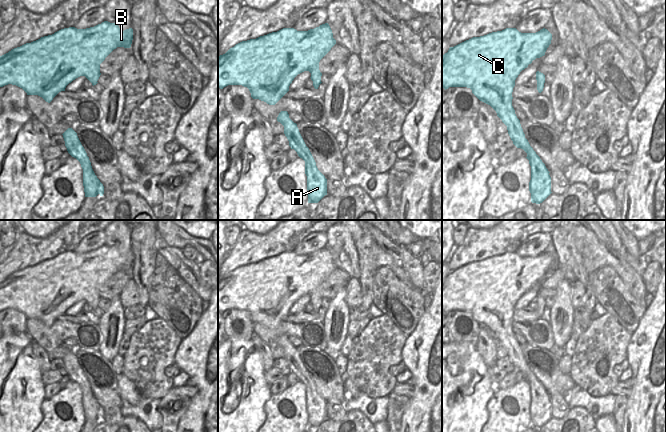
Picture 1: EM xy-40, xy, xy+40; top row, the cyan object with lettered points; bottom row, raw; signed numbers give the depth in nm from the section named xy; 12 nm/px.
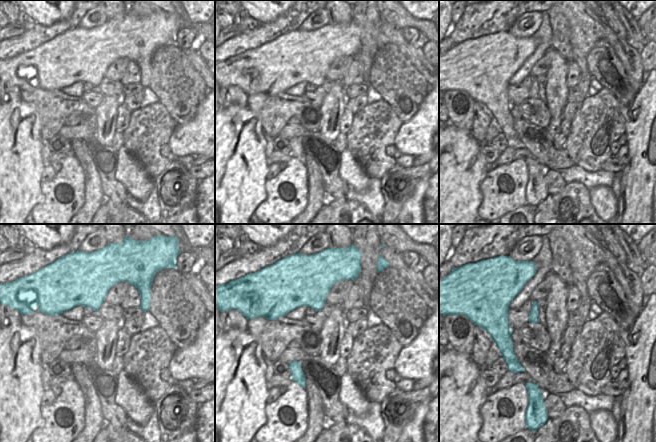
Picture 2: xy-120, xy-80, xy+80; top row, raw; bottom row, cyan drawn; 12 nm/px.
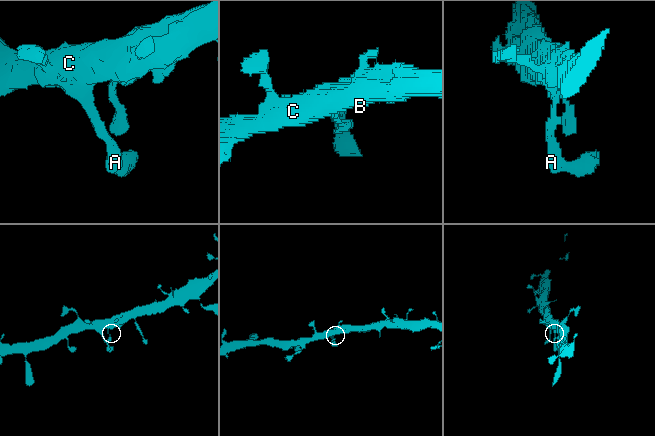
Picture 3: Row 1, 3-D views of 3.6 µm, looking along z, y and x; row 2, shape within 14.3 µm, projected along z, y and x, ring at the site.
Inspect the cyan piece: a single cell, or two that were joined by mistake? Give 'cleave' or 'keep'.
keep

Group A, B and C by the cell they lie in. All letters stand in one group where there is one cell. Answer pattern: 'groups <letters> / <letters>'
groups A B C

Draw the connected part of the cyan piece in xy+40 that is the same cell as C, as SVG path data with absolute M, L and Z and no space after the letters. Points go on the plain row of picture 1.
M506 252L484 260L473 261L454 271L442 280L442 311L467 311L482 326L490 329L507 350L508 358L517 372L527 377L531 390L529 415L531 426L542 427L551 416L551 401L545 388L530 370L512 330L515 304L522 294L536 282L545 279L551 268L552 258L545 252L536 257L521 257L516 252Z

